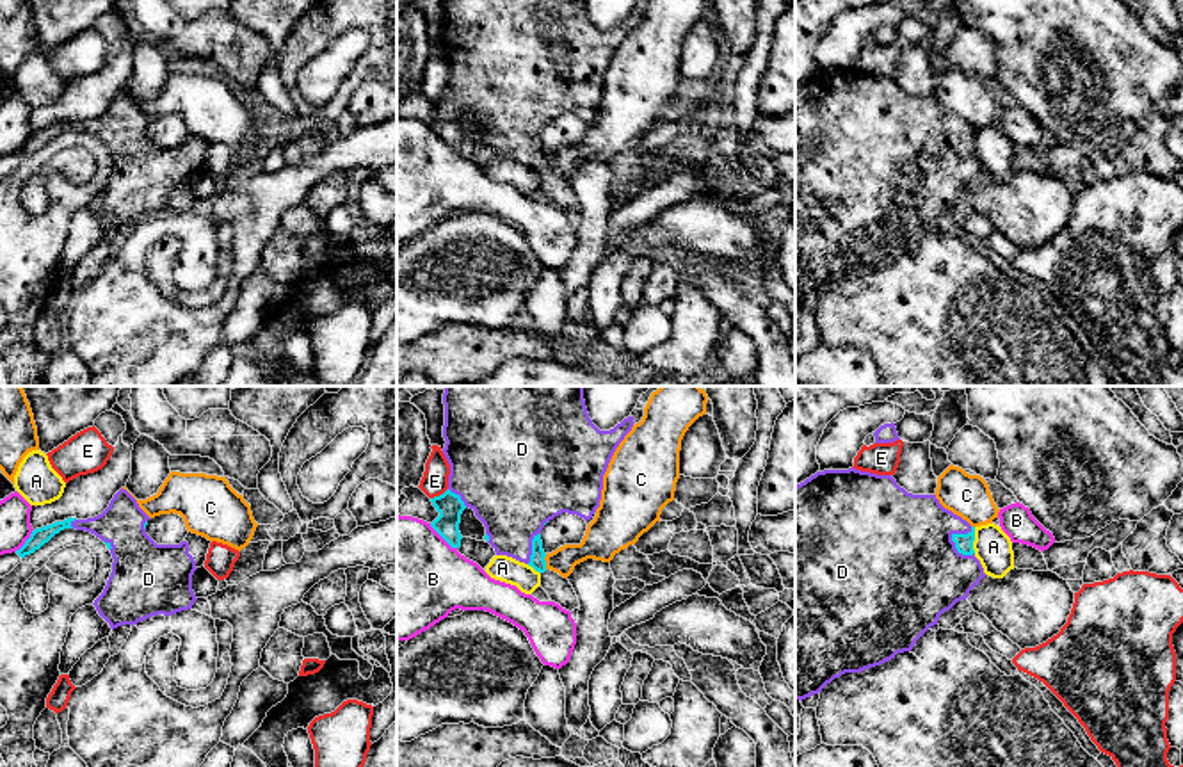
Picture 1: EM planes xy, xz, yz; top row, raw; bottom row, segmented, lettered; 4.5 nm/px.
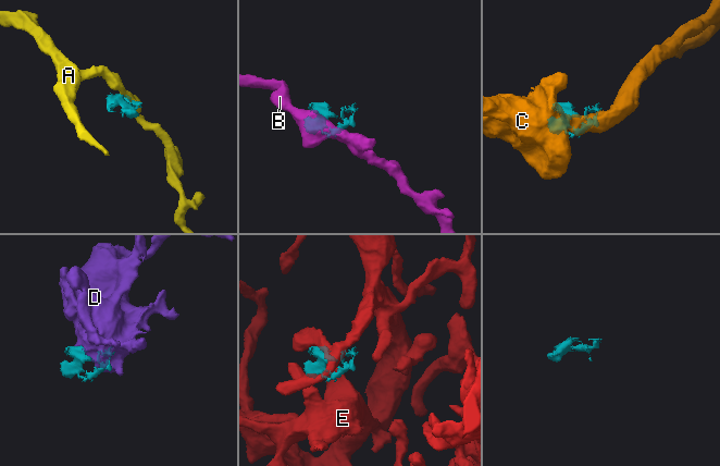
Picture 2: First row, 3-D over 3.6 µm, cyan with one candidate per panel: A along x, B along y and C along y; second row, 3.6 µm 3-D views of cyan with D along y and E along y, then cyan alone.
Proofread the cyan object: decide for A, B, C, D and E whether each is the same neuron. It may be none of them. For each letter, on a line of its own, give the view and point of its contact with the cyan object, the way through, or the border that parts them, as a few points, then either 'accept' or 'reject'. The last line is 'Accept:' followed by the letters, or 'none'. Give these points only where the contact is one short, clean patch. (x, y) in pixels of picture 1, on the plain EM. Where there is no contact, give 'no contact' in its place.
A: contact yz (973, 141); reject
B: contact xz (443, 139); reject
C: contact xz (545, 162); border xz (547, 155), (545, 169); reject
D: contact yz (952, 137); accept
E: contact xz (440, 96); reject
Accept: D

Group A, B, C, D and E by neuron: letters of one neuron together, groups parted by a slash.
A / B / C / D / E

